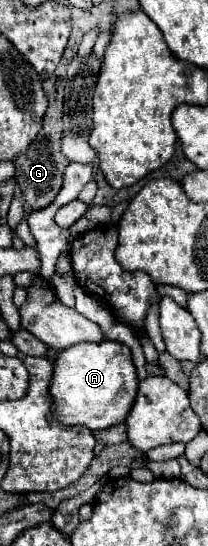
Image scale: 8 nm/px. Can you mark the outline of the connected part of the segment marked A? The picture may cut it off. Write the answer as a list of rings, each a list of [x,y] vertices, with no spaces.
[[[103,340],[99,344],[77,344],[71,346],[67,350],[63,350],[53,366],[53,380],[51,380],[51,396],[55,400],[53,404],[53,416],[57,420],[61,420],[65,426],[85,426],[91,432],[97,430],[105,430],[111,428],[115,424],[121,424],[127,420],[133,404],[135,404],[135,396],[137,396],[137,368],[133,364],[133,356],[131,350],[121,344],[121,342],[111,342],[111,340]]]

